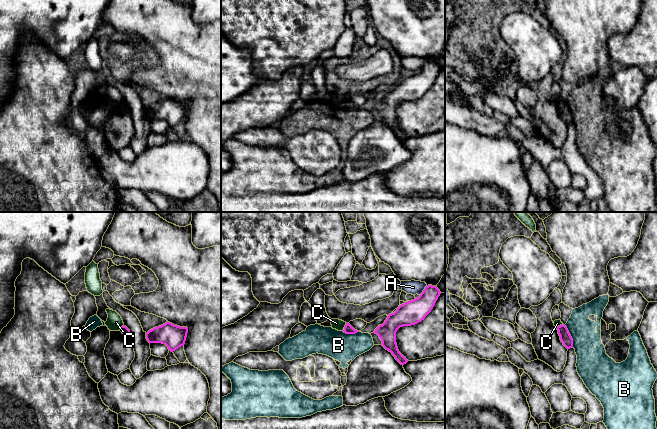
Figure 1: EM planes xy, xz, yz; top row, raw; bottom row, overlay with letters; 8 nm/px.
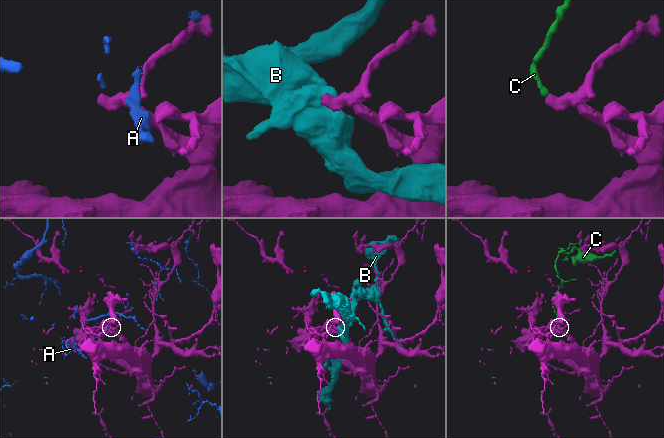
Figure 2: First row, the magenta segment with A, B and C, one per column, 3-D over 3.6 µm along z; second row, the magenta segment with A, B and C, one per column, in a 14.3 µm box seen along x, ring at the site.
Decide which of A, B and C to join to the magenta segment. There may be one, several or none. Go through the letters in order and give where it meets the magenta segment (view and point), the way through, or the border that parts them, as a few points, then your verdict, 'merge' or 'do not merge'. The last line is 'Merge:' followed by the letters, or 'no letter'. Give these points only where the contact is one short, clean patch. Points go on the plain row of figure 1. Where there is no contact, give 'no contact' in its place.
A: xz (423, 66) | do not merge
B: yz (570, 112) | do not merge
C: xz (344, 103) | along xz (346, 99), (342, 106) | do not merge
Merge: no letter

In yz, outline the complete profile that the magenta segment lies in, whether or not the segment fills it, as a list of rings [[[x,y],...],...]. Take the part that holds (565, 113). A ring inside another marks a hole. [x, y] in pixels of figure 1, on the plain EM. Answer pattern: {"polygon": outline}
{"polygon": [[[562,100],[556,104],[558,106],[558,110],[560,112],[560,116],[563,119],[563,121],[567,125],[573,124],[573,115],[569,109],[567,103],[564,100]]]}

